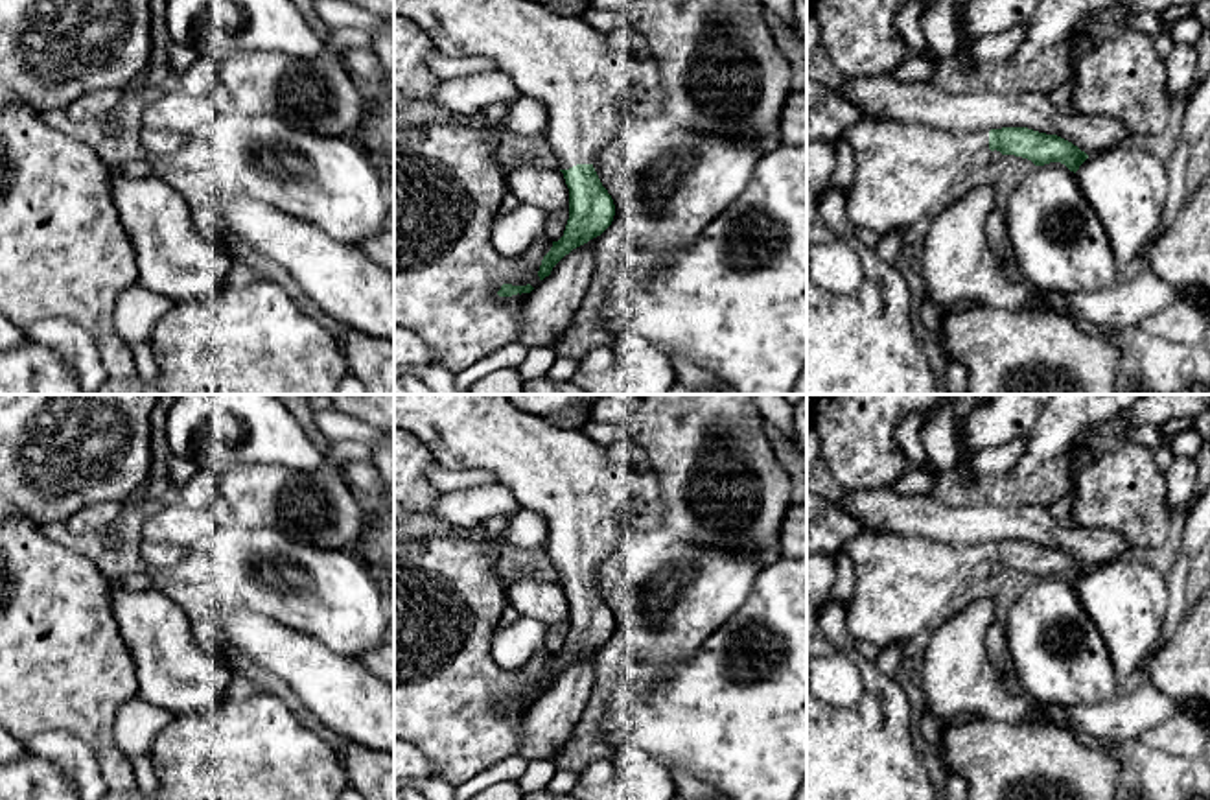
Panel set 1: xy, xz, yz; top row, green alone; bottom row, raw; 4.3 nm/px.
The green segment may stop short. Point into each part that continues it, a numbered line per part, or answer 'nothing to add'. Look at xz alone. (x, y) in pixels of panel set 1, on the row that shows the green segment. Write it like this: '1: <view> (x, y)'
1: xz (588, 87)

